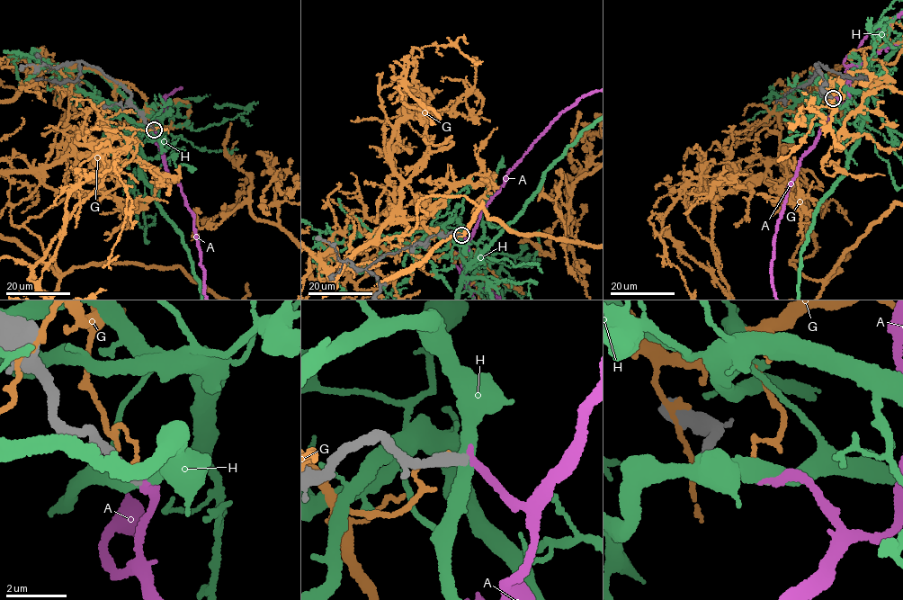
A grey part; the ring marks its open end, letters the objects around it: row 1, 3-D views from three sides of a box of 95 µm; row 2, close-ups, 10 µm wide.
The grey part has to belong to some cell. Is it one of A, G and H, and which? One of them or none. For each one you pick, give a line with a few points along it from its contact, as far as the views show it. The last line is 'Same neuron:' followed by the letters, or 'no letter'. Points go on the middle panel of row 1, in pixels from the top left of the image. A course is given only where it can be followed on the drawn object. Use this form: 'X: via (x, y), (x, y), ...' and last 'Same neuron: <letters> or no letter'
Same neuron: A

